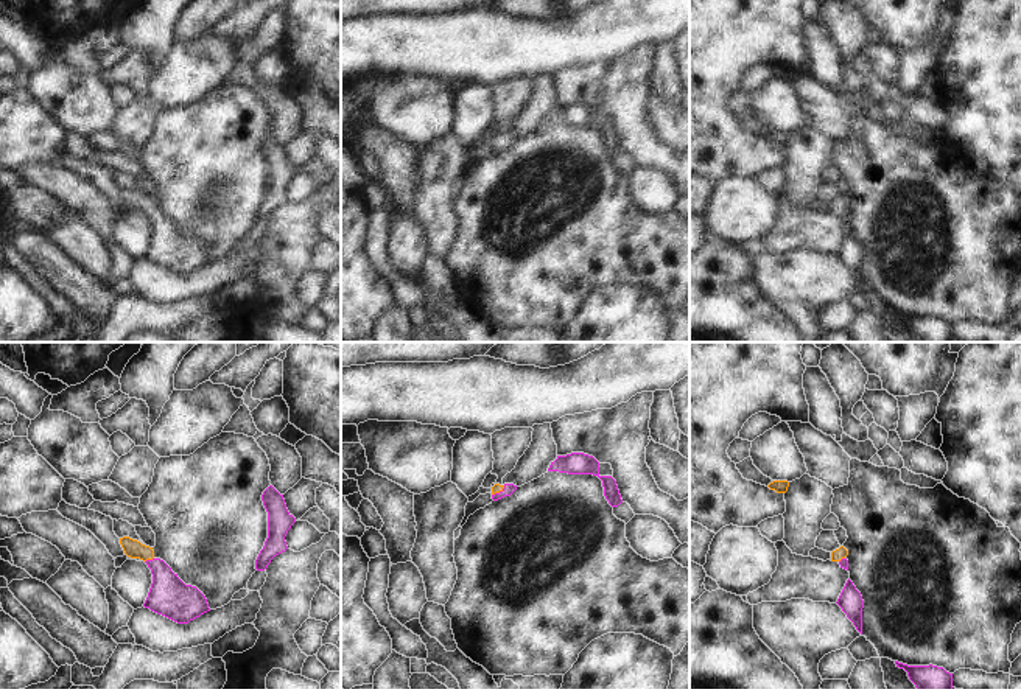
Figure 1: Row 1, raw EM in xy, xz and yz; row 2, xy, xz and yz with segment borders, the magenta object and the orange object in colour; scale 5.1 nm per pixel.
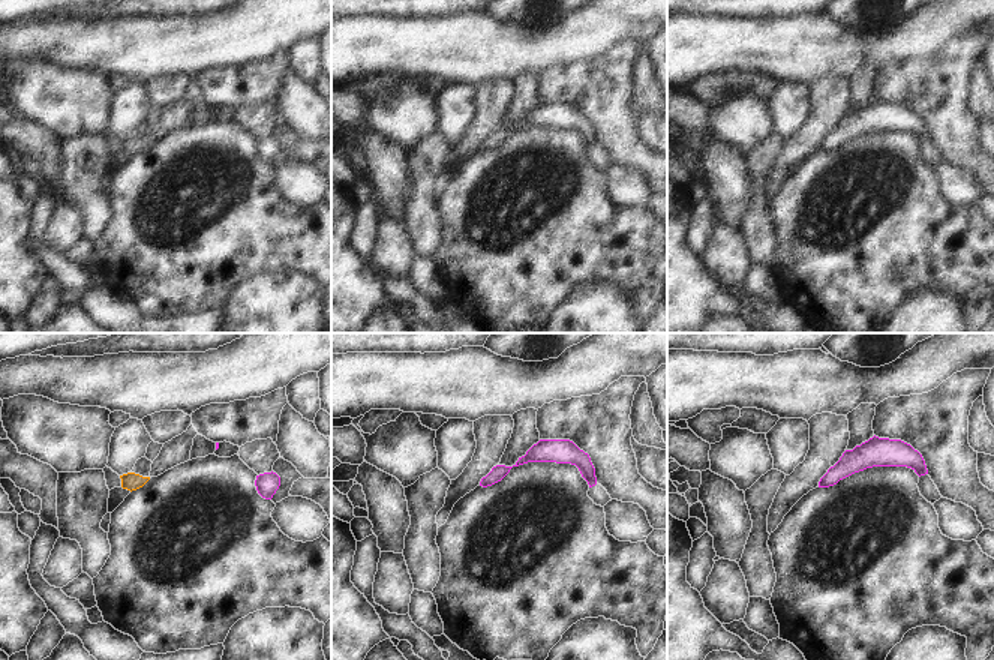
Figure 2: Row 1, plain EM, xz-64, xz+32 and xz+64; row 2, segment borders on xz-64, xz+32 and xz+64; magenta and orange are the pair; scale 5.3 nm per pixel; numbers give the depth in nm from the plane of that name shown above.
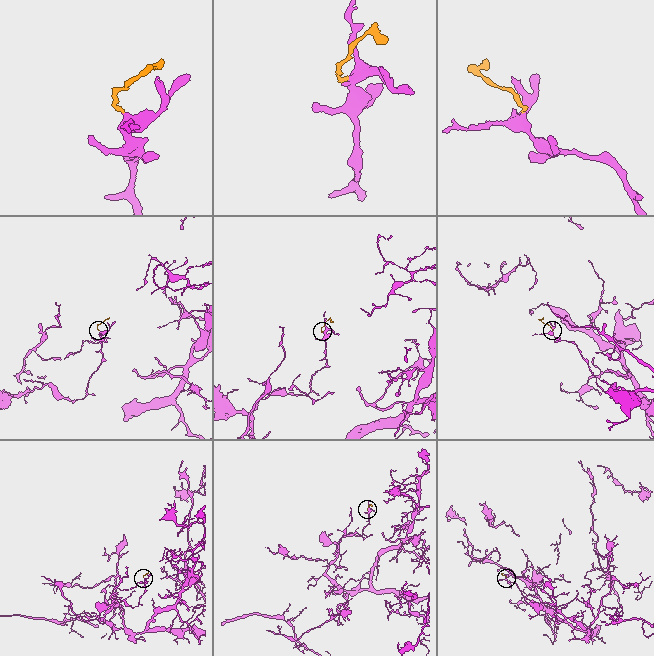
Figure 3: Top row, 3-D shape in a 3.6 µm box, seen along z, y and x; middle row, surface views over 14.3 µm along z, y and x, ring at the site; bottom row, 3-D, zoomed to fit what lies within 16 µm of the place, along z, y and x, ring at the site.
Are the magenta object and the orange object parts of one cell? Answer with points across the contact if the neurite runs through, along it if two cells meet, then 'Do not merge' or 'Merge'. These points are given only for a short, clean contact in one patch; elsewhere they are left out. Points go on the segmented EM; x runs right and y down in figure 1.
Path across: xy (168, 596), (162, 574), (148, 560), (133, 548). Merge.

